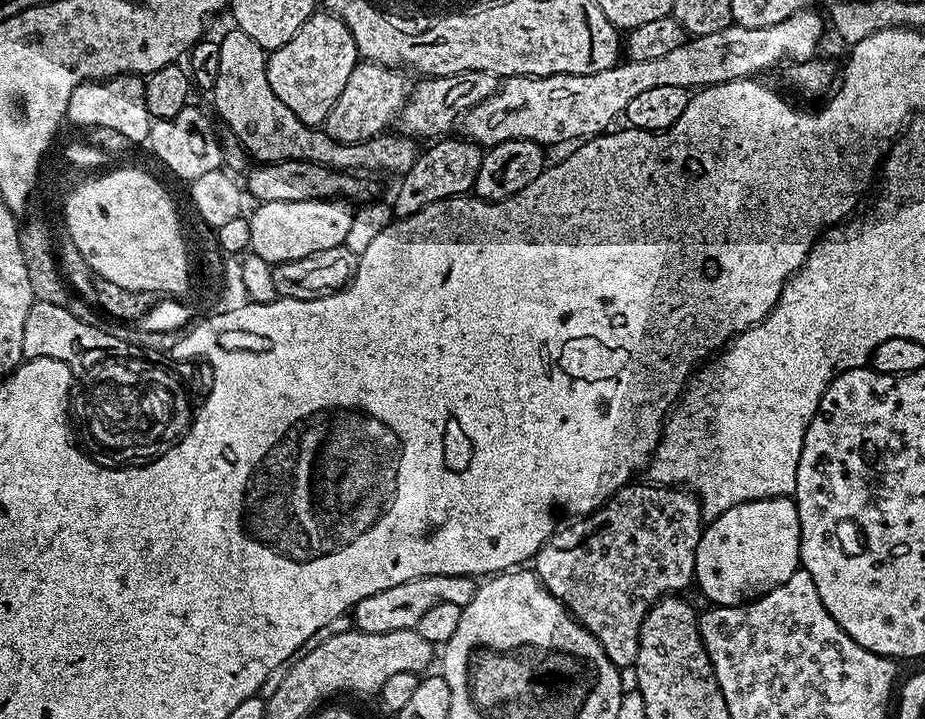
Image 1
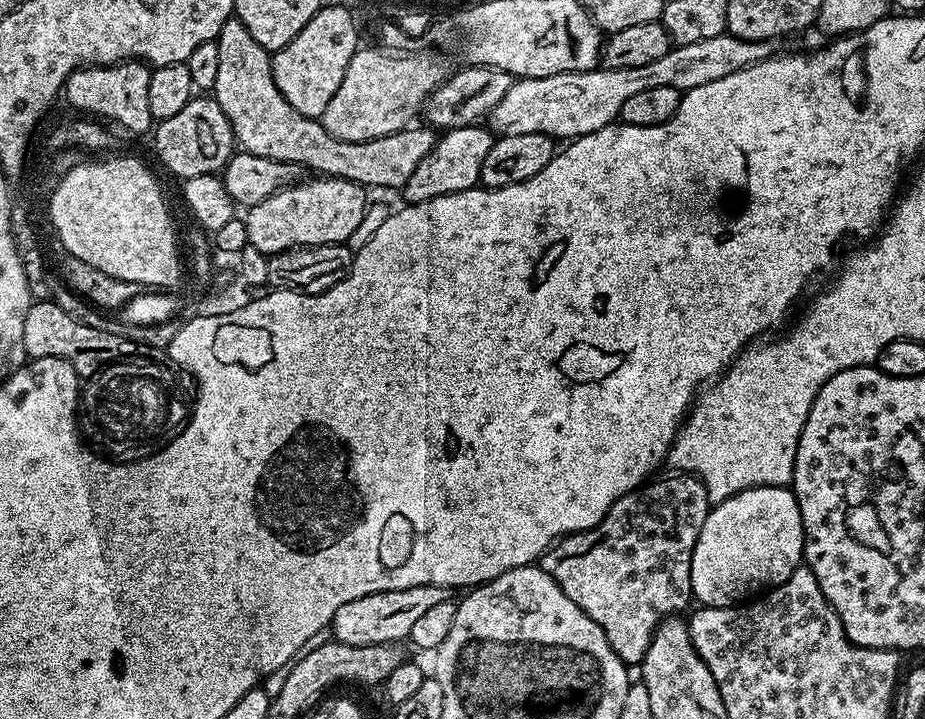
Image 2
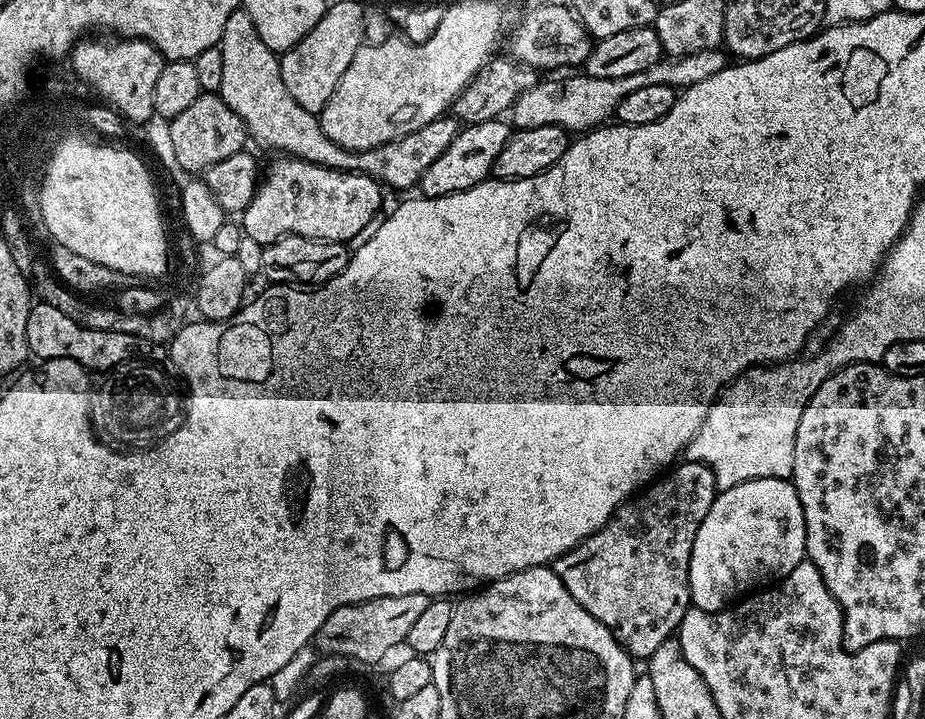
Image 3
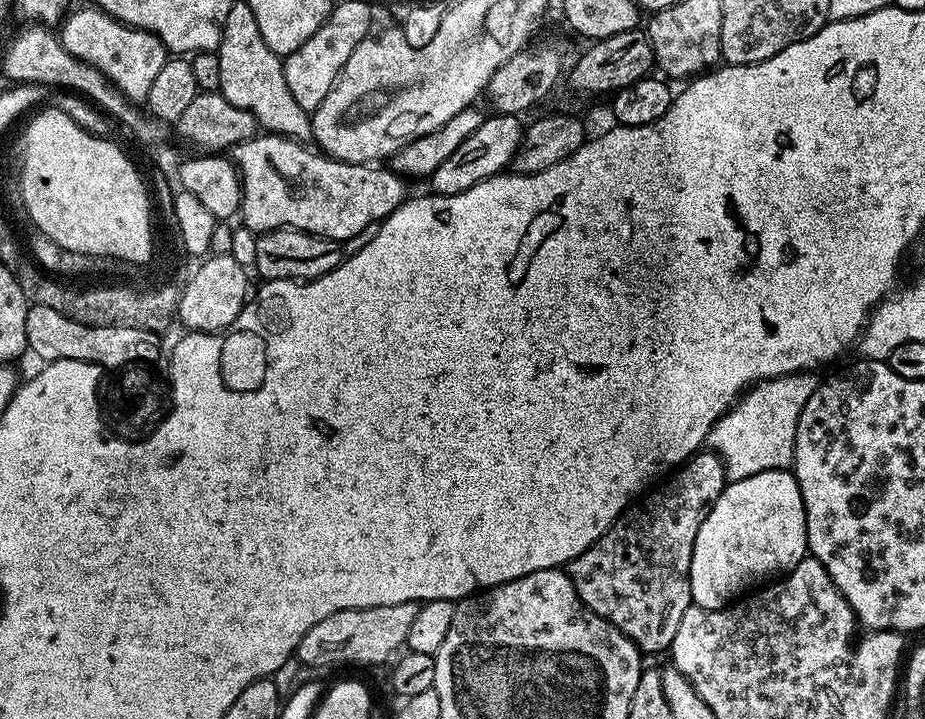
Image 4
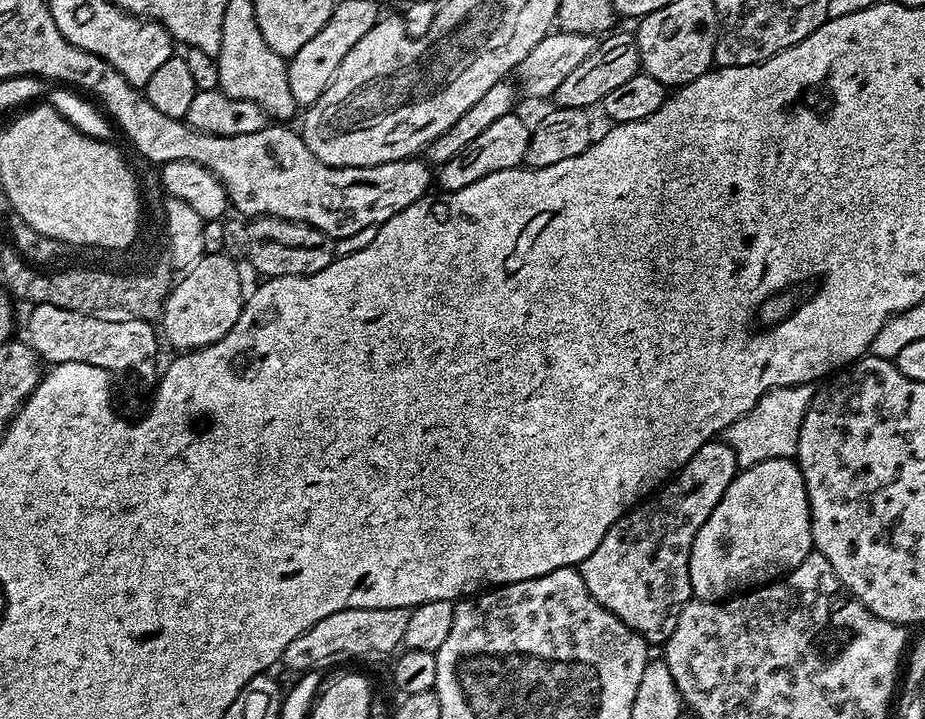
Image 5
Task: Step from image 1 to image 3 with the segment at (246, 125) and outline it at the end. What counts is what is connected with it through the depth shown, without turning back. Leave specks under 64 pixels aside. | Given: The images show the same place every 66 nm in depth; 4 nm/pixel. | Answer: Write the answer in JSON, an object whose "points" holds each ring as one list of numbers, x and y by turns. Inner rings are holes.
{"points":[[243,7,234,10,230,18,226,18,226,26,222,29,222,38,219,45,222,54,222,86,218,95,242,118,246,126,249,137,253,141,257,140,264,148,269,148,272,154,287,154,296,157,297,160,305,160,311,164,317,164,330,170,339,172,361,172,364,176,369,176,377,180,382,186,392,188,412,188,415,189,420,183,422,174,454,142,454,138,461,130,461,123,451,114,445,114,434,118,434,122,426,122,422,130,414,130,414,134,406,134,402,138,394,138,394,142,386,142,382,146,374,146,370,150,355,152,349,148,338,146,336,142,330,142,322,130,317,113,310,110,302,110,294,98,290,98,290,90,286,90,286,82,282,82,282,70,280,69,280,56,258,38,258,30,254,30,254,22,250,19,250,14,246,14]]}

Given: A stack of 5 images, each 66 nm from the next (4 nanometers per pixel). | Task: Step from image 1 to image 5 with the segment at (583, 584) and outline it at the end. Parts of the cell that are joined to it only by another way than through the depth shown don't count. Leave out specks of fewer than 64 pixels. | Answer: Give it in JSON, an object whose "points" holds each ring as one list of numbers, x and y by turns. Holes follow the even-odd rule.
{"points":[[717,438,707,440,693,456,676,473,675,477,663,485,651,498,635,505,624,513,610,530,598,542,594,554,586,558,578,565,578,571,582,582,586,582,586,590,594,594,594,602,610,614,614,614,630,630,634,630,649,645,663,646,667,644,670,634,674,634,674,626,678,626,678,614,693,599,692,583,690,582,690,554,694,546,694,538,698,530,714,514,714,506,726,494,730,482,738,471,736,455,729,446,727,439]]}

